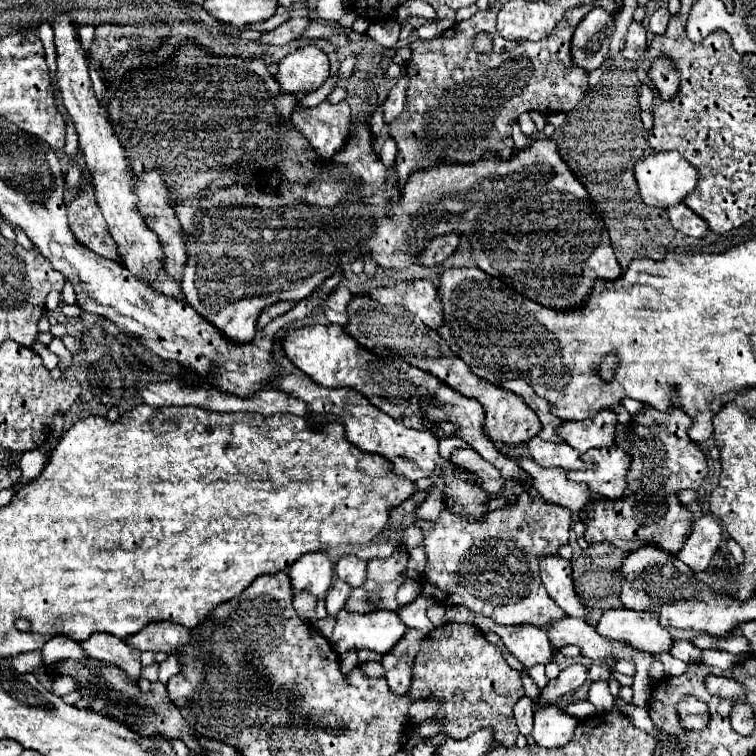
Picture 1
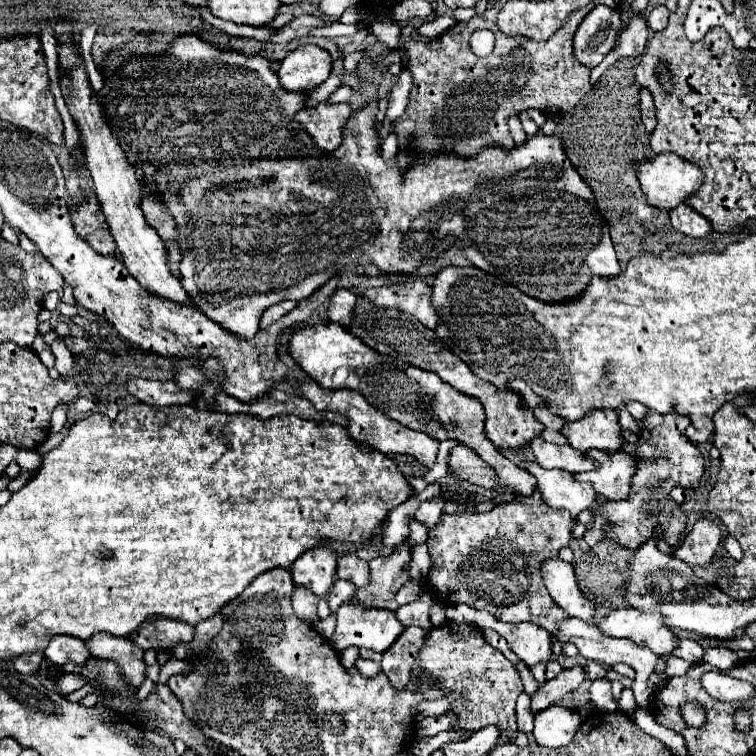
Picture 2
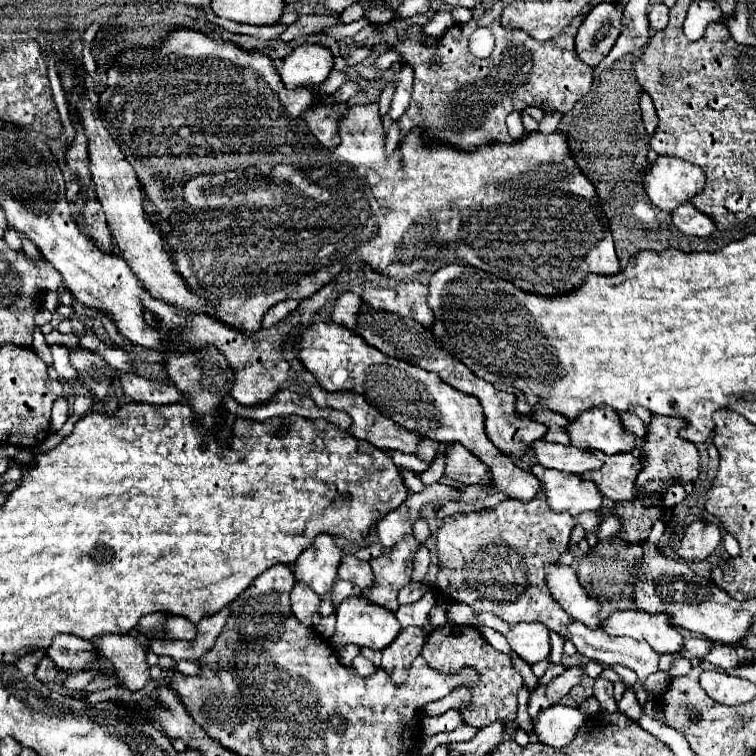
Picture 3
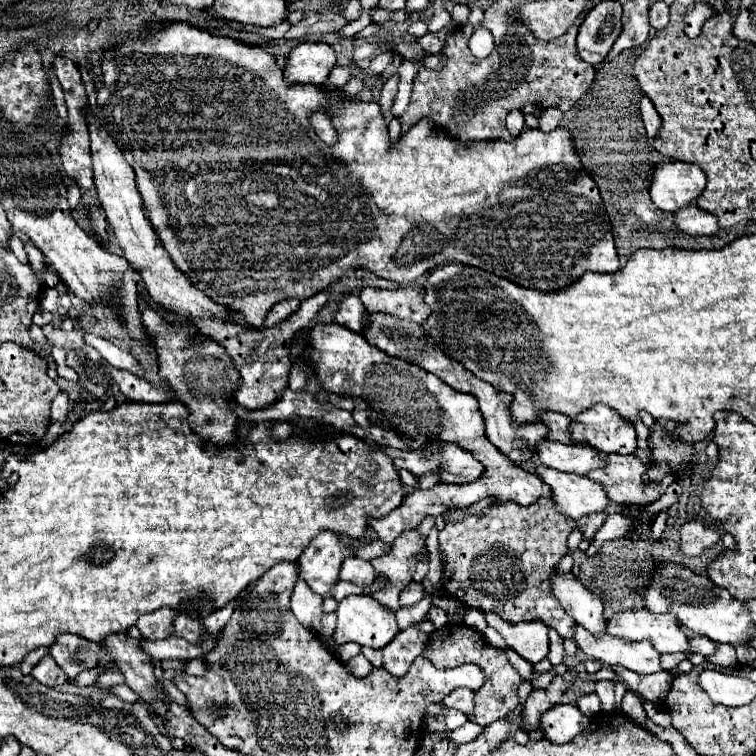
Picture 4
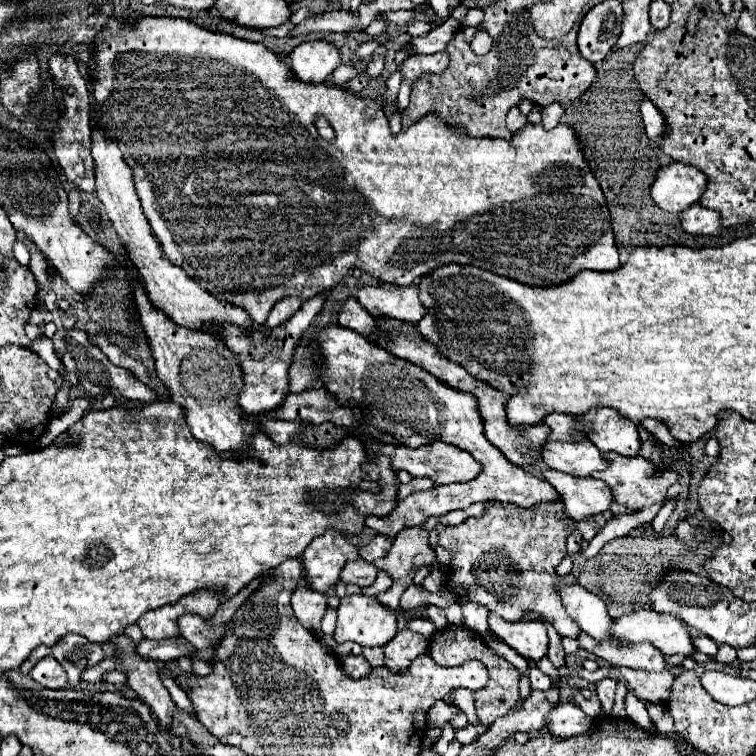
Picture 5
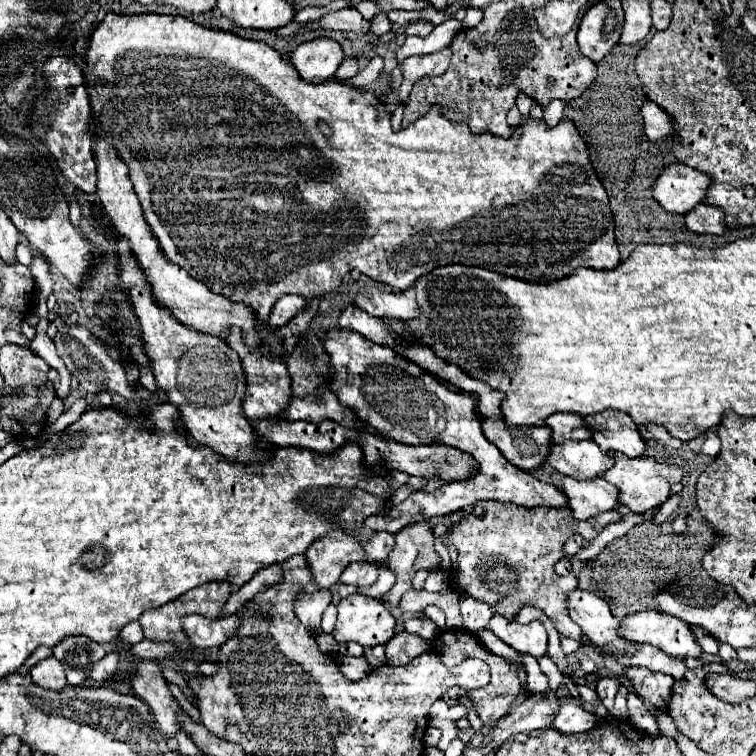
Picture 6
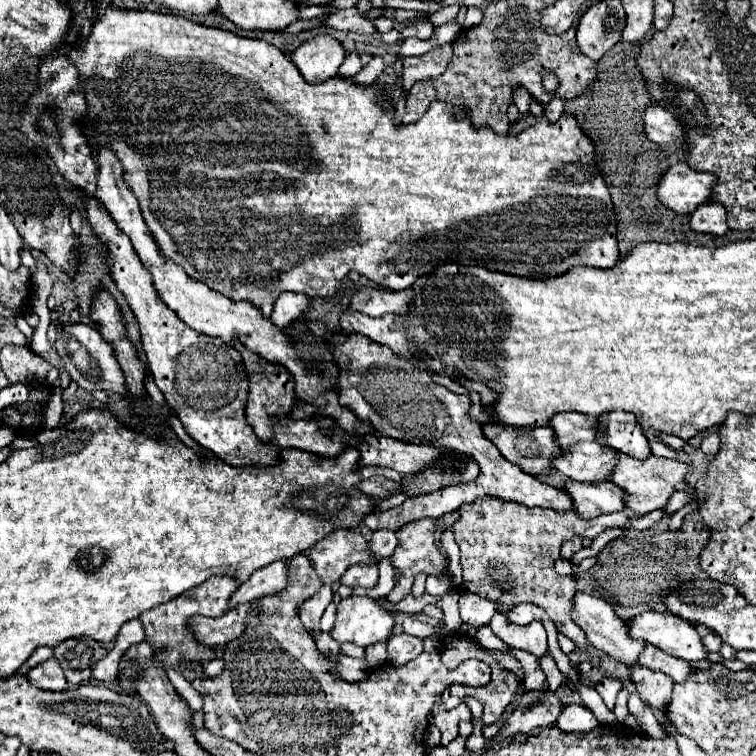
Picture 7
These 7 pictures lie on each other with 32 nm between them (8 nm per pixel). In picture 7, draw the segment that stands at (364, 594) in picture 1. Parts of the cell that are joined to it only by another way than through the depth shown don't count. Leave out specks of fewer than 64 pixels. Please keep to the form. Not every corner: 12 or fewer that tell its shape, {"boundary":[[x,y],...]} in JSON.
{"boundary":[[460,510],[422,518],[396,530],[392,558],[402,578],[386,600],[410,594],[420,572],[444,578],[448,556],[436,530],[452,528]]}

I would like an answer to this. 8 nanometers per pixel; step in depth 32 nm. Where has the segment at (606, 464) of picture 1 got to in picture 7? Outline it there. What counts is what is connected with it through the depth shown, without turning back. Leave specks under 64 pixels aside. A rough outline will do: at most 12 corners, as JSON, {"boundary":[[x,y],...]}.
{"boundary":[[620,454],[612,482],[638,514],[664,508],[686,462]]}

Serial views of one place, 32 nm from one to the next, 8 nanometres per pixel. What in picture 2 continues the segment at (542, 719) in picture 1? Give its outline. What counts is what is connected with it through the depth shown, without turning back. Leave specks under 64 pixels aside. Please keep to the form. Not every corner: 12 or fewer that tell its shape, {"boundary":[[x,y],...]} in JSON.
{"boundary":[[552,706],[534,716],[538,744],[562,748],[584,718]]}

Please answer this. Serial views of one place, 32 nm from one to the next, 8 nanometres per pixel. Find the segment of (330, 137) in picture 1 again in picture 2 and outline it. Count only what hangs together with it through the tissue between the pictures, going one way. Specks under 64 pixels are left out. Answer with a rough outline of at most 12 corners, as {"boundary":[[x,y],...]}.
{"boundary":[[346,102],[304,108],[296,120],[324,152],[342,142]]}

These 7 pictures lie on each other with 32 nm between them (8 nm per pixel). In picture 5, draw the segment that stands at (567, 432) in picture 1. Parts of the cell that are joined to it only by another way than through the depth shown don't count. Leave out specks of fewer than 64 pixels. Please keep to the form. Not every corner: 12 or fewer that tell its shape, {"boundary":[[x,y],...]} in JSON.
{"boundary":[[614,408],[582,414],[602,452],[638,456],[636,424]]}

